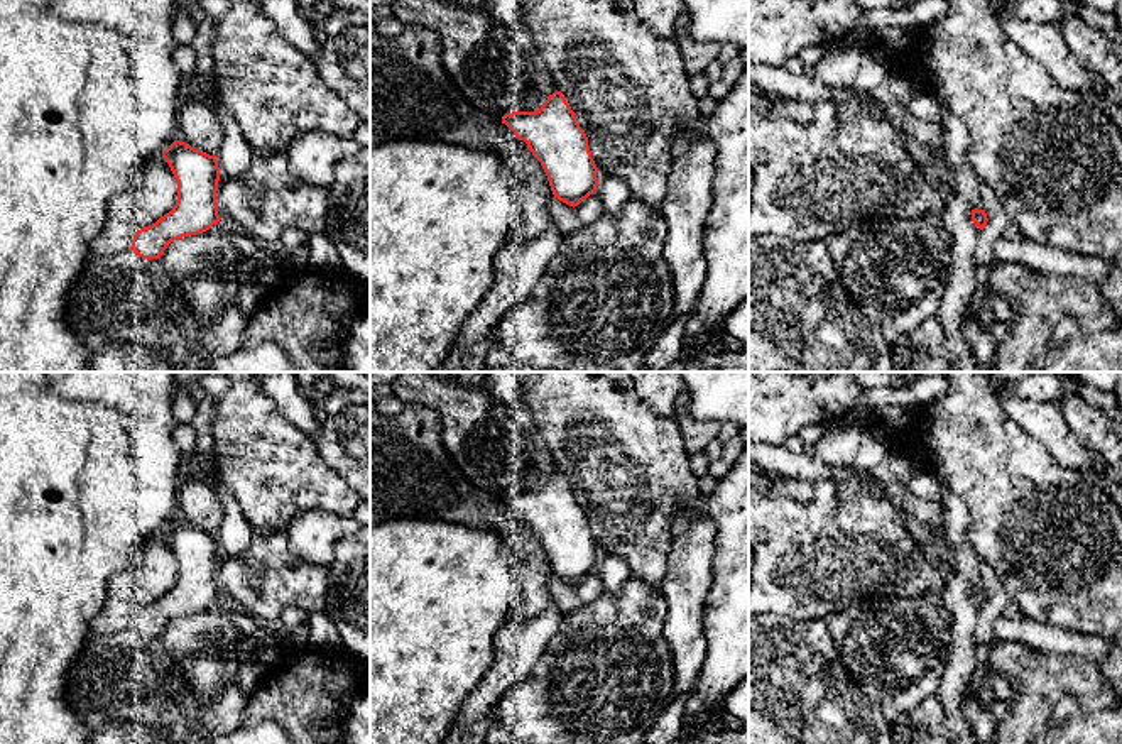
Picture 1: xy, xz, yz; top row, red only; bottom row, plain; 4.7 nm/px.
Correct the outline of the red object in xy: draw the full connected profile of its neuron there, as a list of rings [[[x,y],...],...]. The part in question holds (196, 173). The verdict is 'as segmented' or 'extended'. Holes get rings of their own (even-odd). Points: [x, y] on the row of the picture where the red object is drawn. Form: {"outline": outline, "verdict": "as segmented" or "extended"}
{"outline": [[[174,140],[162,157],[177,181],[177,200],[169,213],[135,232],[130,249],[142,259],[161,259],[171,242],[203,233],[220,222],[216,156]]], "verdict": "as segmented"}

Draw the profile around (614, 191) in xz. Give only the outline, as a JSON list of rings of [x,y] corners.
[[[603,176],[598,179],[596,193],[603,201],[603,211],[617,218],[624,205],[632,198],[627,183],[620,176]]]

